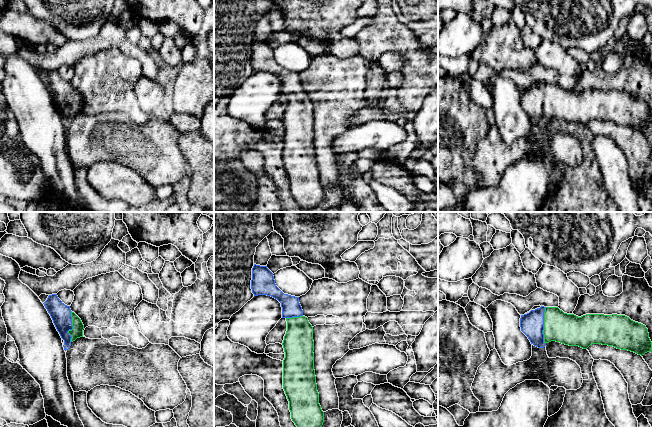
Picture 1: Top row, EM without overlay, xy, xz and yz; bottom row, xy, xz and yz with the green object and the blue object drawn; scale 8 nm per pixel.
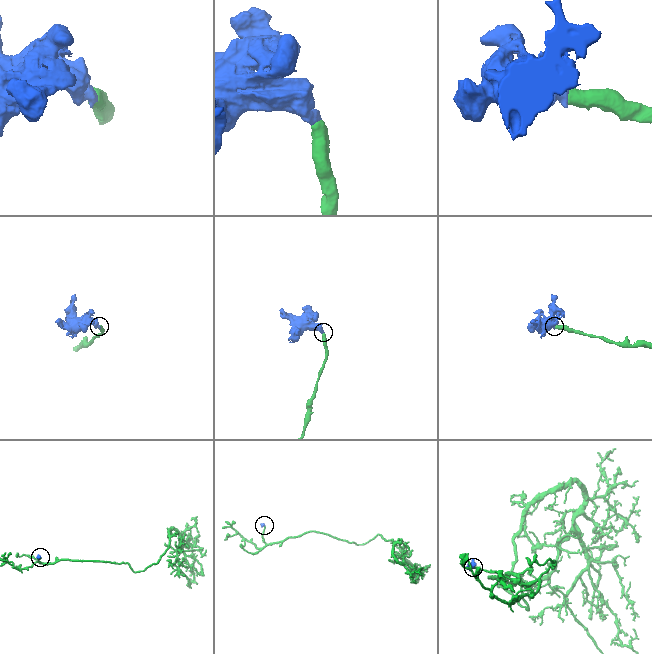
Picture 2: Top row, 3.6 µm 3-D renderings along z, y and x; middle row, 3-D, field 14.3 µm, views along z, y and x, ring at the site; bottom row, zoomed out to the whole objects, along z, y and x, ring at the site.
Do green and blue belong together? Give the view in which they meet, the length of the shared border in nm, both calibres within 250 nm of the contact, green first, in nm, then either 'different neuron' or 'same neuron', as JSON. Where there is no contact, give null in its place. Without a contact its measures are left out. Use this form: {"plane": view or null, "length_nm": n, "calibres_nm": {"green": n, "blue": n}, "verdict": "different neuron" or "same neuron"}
{"plane": "yz", "length_nm": 300, "calibres_nm": {"green": 260, "blue": 190}, "verdict": "same neuron"}

